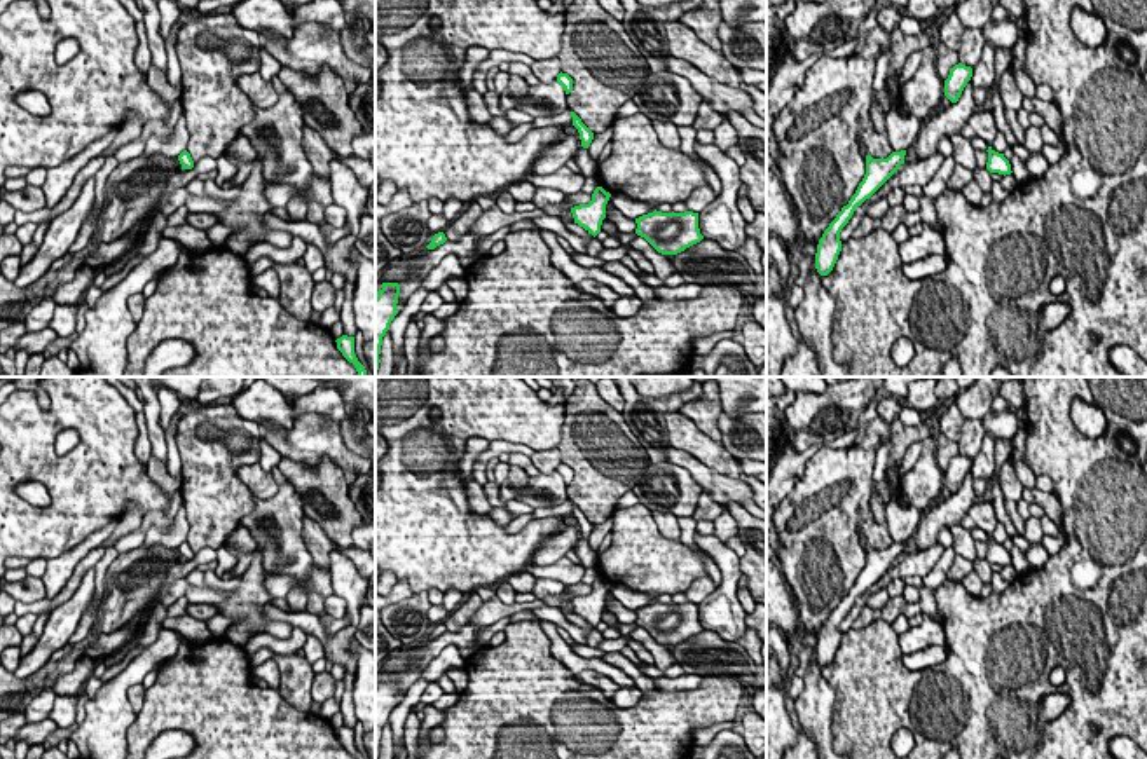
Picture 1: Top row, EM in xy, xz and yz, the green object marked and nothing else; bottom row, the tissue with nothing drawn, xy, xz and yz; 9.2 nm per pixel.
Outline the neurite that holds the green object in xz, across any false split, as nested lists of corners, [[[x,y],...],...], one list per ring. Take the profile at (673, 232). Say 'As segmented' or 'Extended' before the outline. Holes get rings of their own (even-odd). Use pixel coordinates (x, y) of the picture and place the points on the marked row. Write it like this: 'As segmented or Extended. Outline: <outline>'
As segmented. Outline: [[[653,211],[635,218],[635,234],[644,237],[658,253],[677,255],[700,243],[698,213]]]

